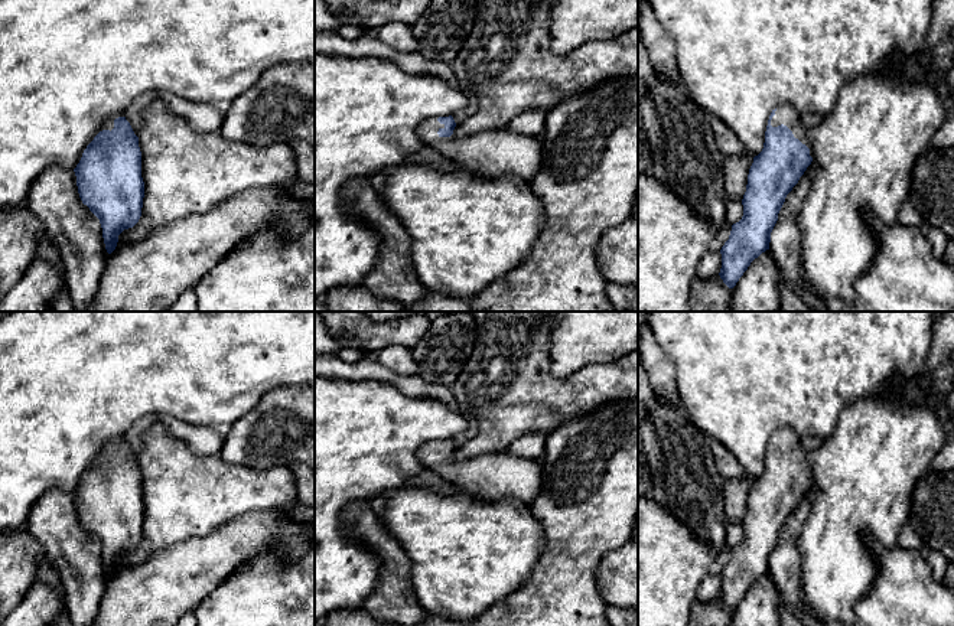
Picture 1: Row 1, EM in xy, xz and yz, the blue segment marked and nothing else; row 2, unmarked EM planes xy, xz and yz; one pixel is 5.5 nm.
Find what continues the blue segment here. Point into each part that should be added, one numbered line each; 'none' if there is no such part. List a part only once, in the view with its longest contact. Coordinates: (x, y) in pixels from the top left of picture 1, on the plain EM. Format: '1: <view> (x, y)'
1: yz (785, 437)

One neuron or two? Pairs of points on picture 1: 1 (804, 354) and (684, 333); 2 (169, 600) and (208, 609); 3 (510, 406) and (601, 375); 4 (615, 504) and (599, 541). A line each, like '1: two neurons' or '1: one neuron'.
1: one neuron
2: two neurons
3: one neuron
4: one neuron

